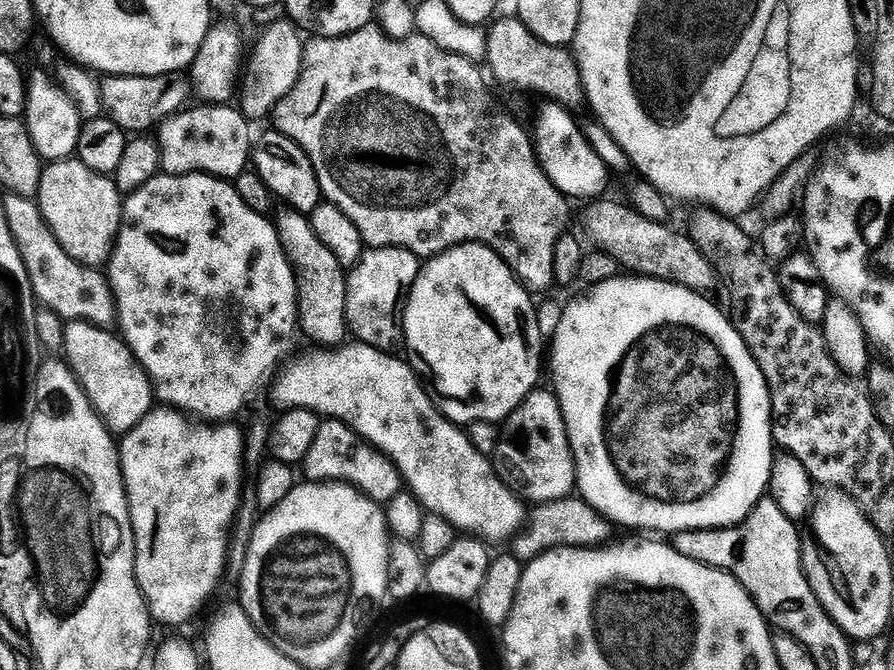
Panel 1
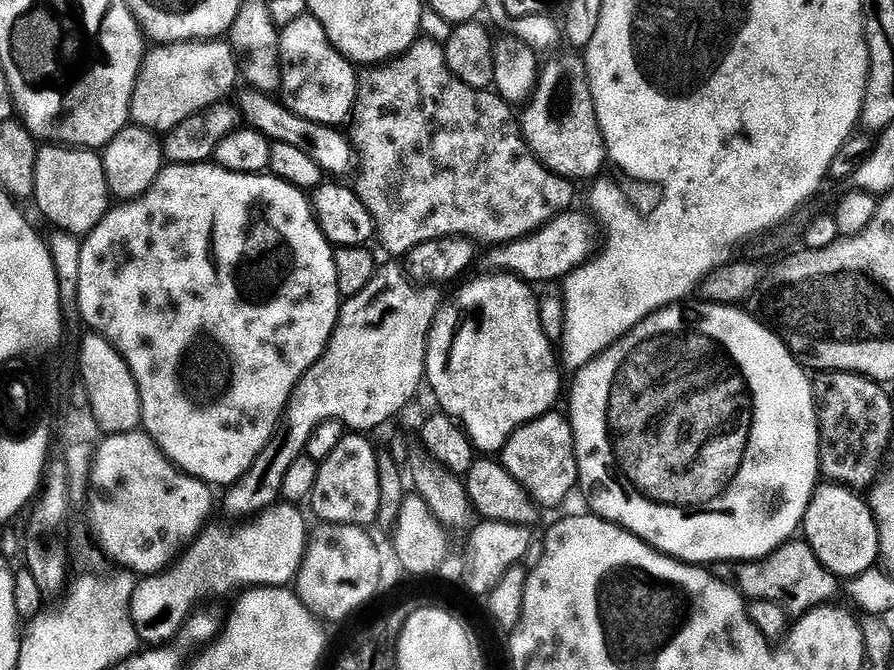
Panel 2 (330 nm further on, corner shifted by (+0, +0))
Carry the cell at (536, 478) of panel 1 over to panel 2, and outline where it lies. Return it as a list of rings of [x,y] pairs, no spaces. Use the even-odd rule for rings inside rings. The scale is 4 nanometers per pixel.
[[[553,410],[531,420],[509,436],[502,449],[502,463],[507,472],[529,494],[535,492],[568,492],[578,484],[576,443],[567,415]]]

